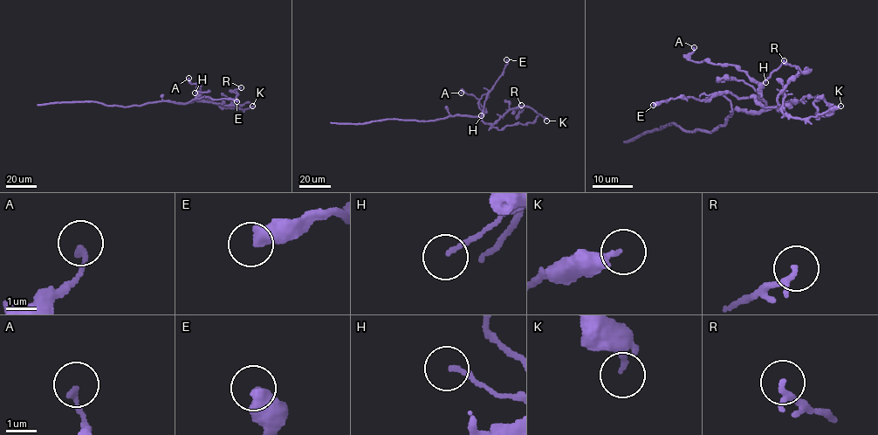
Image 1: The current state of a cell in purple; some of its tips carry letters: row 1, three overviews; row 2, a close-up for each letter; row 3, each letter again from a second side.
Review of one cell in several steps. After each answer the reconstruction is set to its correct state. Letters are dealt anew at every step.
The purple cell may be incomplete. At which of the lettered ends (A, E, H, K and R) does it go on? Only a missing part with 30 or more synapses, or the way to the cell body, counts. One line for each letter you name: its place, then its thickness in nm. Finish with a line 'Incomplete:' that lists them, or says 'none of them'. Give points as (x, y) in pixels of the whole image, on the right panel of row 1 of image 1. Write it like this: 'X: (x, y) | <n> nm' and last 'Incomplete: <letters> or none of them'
Incomplete: none of them

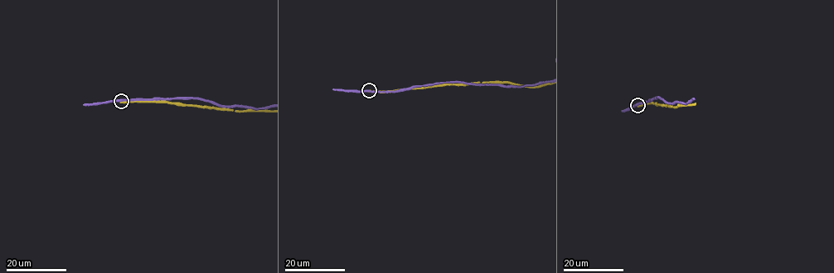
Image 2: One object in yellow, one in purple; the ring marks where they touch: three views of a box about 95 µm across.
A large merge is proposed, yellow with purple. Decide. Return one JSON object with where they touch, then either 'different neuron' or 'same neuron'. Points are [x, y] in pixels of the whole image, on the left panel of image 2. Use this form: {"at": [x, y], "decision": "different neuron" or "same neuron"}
{"at": [121, 101], "decision": "different neuron"}

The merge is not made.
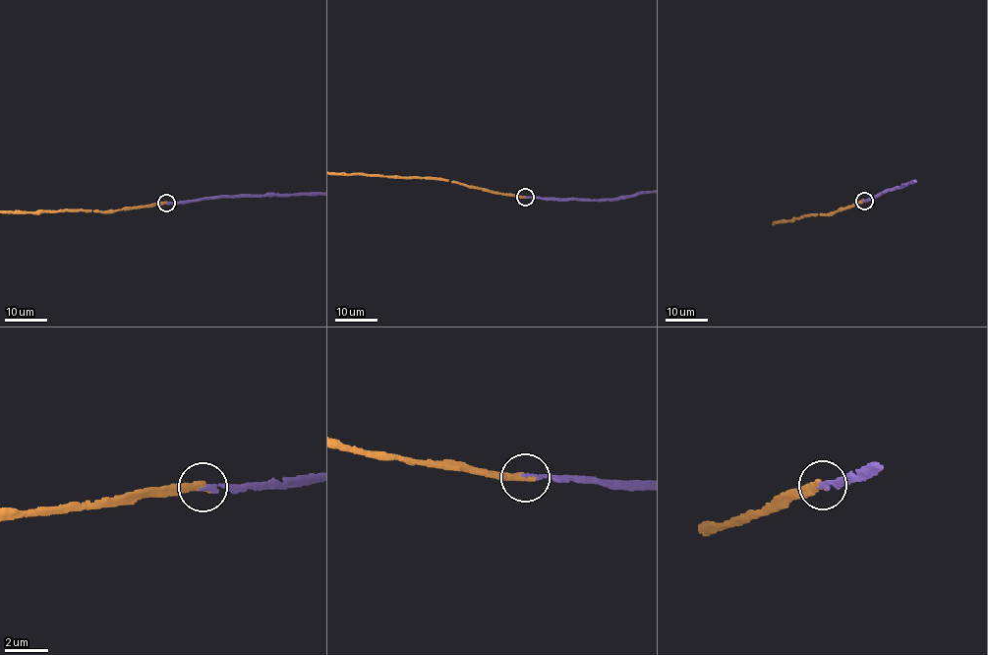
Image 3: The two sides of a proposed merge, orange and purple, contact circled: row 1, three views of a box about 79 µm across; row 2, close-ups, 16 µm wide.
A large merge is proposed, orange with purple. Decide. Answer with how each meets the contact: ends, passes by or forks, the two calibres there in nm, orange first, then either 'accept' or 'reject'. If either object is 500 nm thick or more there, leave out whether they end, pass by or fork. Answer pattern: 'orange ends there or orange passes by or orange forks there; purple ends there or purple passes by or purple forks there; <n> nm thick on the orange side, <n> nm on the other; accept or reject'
orange ends there; purple ends there; 280 nm thick on the orange side, 160 nm on the other; accept

